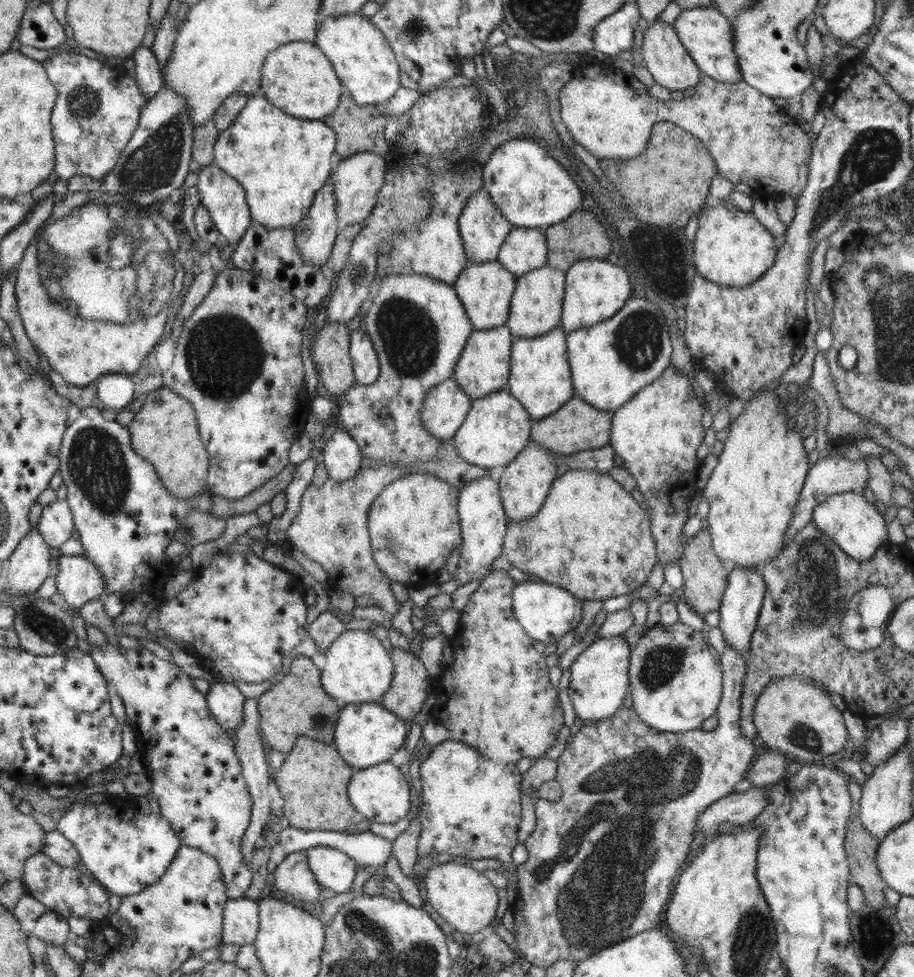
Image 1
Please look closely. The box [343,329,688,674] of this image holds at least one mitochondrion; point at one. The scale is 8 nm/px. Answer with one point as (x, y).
(390, 541)

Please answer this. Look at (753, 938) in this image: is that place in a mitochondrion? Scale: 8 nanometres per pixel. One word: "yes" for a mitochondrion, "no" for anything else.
yes

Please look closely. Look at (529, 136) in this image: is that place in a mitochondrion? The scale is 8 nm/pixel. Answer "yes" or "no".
no

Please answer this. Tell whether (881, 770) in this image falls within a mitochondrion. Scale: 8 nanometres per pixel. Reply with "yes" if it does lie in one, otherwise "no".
no

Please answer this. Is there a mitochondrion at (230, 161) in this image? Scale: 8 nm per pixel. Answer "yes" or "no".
no

